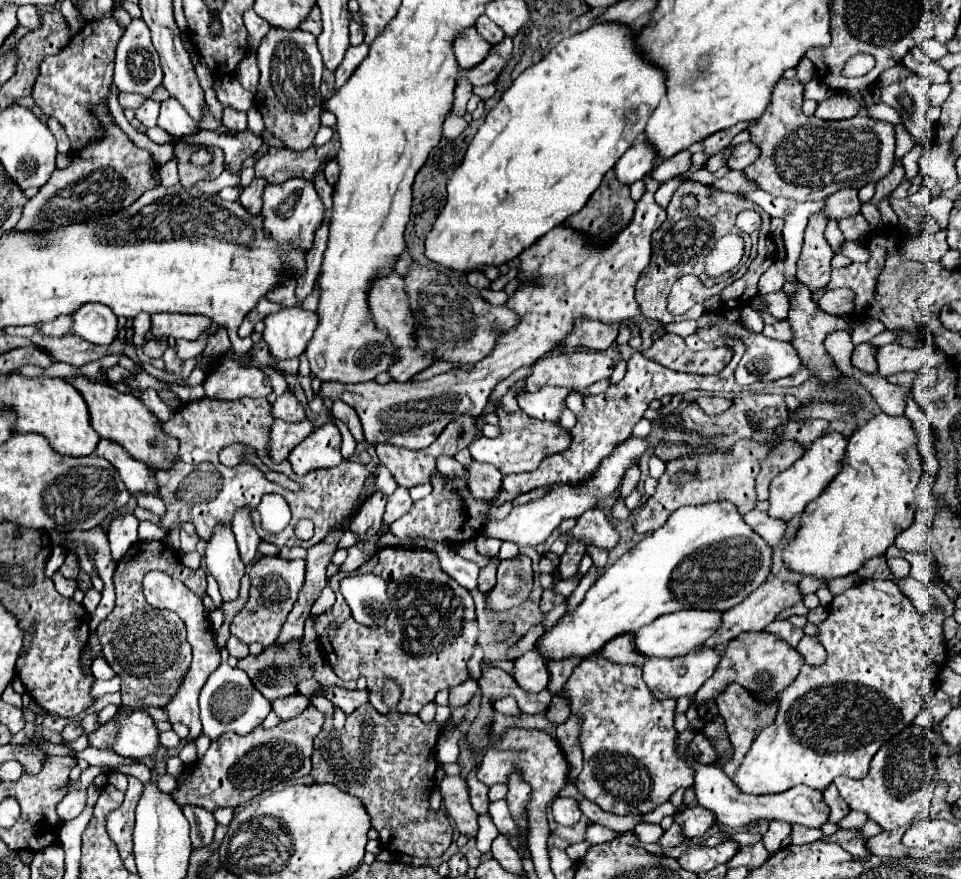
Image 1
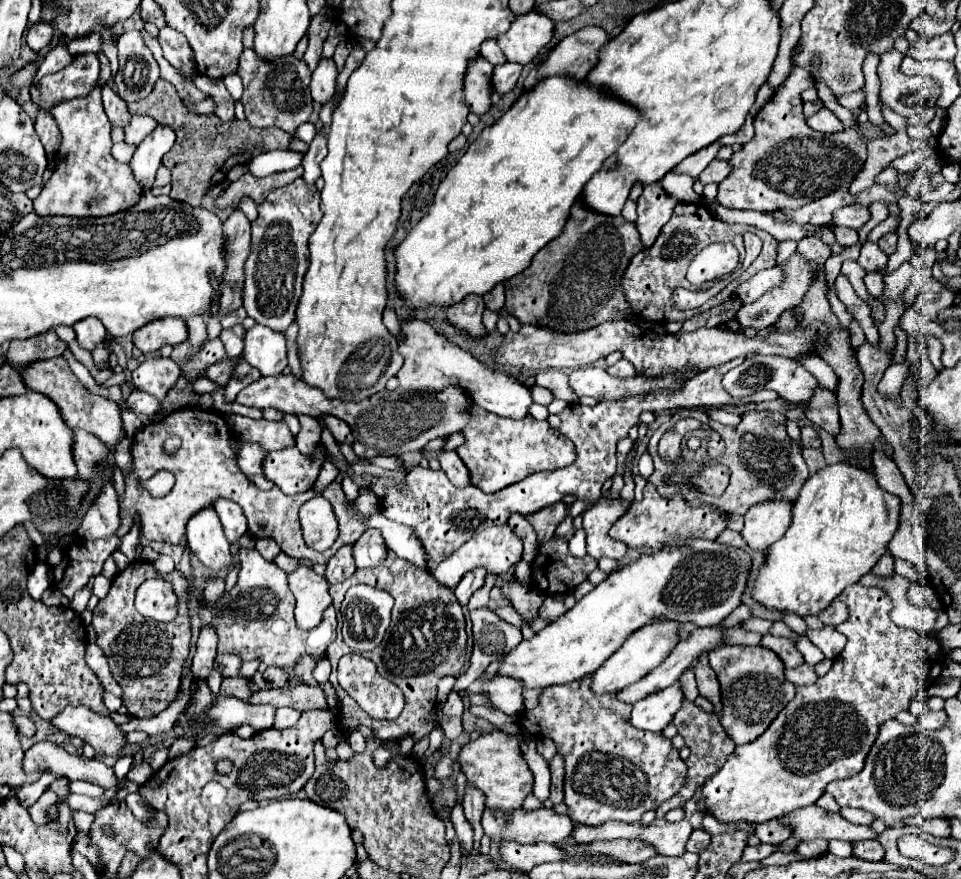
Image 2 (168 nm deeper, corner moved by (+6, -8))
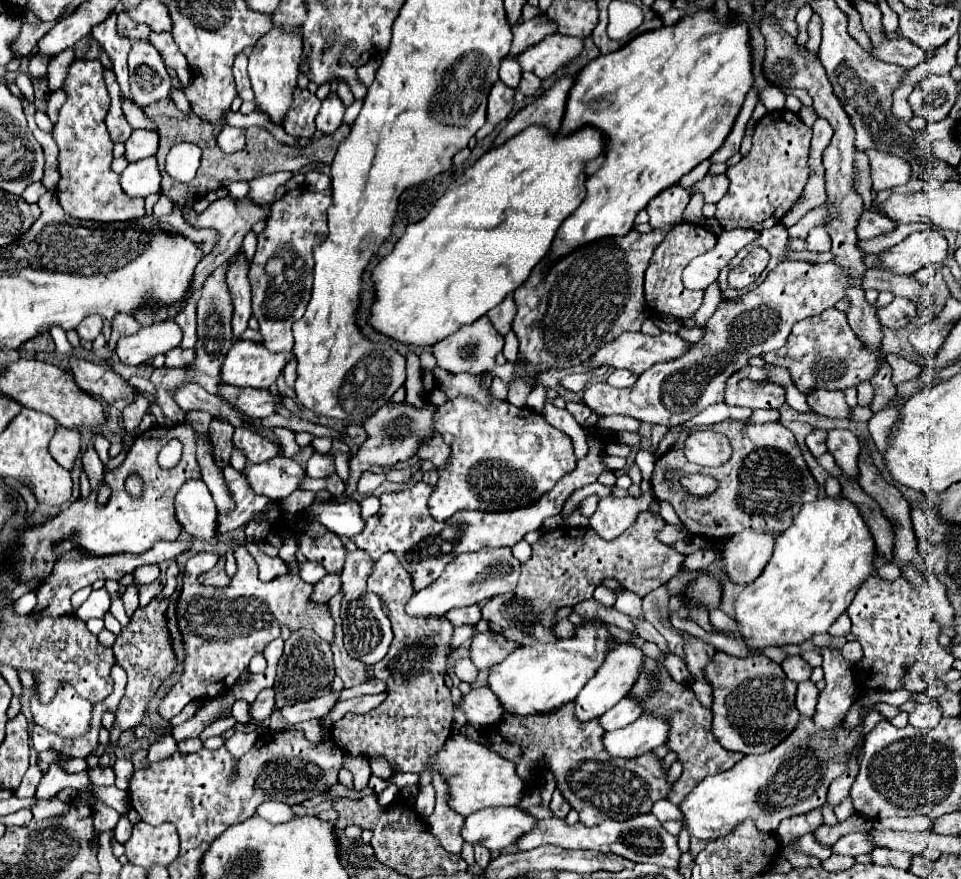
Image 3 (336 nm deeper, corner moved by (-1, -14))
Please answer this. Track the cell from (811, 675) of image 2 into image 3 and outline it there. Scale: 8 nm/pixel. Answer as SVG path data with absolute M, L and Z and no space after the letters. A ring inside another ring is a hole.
M811 680L799 682L799 688L797 688L797 710L801 712L801 716L811 718L815 714L817 696L819 696L819 690L817 690L817 686Z

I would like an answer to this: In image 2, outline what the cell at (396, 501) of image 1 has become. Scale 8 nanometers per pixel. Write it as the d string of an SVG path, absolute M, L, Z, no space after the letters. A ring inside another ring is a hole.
M374 528L366 530L354 544L354 560L358 568L380 566L386 560L386 554L388 554L388 548L384 544L384 538Z

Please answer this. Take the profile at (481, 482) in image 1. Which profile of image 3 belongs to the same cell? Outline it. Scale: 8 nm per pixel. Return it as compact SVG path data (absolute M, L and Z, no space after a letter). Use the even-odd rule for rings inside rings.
M433 434L431 438L427 438L427 442L423 442L423 446L419 446L419 458L423 460L431 460L435 468L445 468L447 460L449 460L449 446L443 442L441 434Z

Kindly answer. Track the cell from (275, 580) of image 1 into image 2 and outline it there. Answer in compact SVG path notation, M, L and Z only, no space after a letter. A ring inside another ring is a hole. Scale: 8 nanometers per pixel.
M240 548L240 558L242 568L236 586L230 592L224 592L224 596L216 602L216 610L202 608L202 624L216 624L218 628L218 652L234 652L242 660L262 660L266 666L282 666L286 670L292 670L300 662L300 656L322 656L326 652L326 646L336 638L337 617L333 605L325 610L323 621L316 630L298 630L294 622L296 598L288 586L288 572L278 568L274 562L264 560L258 550Z

